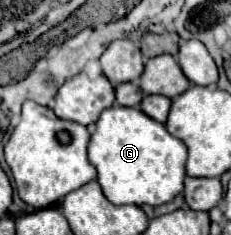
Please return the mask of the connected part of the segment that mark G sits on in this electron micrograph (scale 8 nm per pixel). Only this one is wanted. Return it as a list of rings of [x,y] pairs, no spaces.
[[[115,104],[103,110],[89,142],[89,160],[99,172],[97,182],[103,194],[113,204],[159,206],[183,192],[187,146],[141,108]]]

